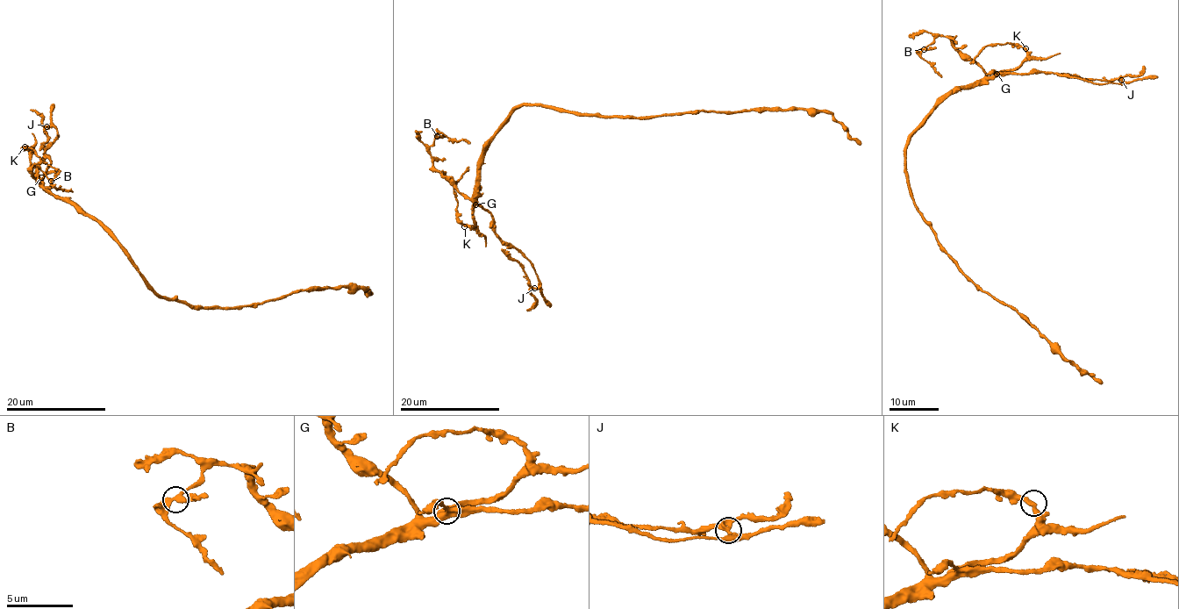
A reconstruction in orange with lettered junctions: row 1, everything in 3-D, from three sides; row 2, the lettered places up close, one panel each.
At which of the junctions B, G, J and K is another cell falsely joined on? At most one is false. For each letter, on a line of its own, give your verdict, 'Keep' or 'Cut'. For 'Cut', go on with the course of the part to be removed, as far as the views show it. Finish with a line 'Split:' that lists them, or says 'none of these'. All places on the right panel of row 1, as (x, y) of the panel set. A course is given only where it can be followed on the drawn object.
B: Keep
G: Keep
J: Cut. Course of the part to remove: (1122, 81), (1095, 80), (1060, 75)
K: Keep
Split: J

